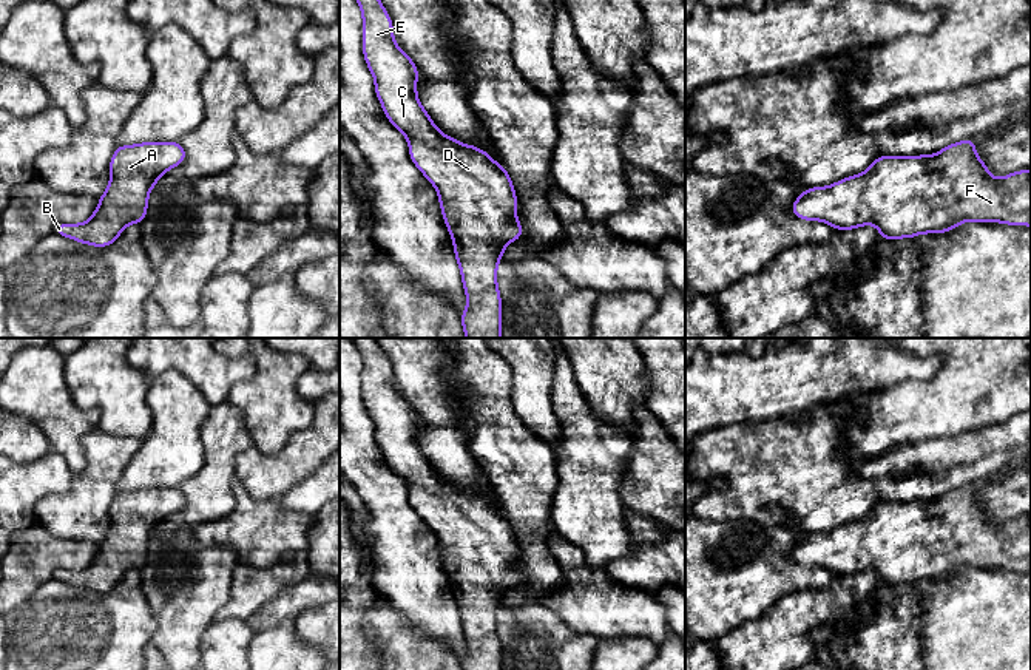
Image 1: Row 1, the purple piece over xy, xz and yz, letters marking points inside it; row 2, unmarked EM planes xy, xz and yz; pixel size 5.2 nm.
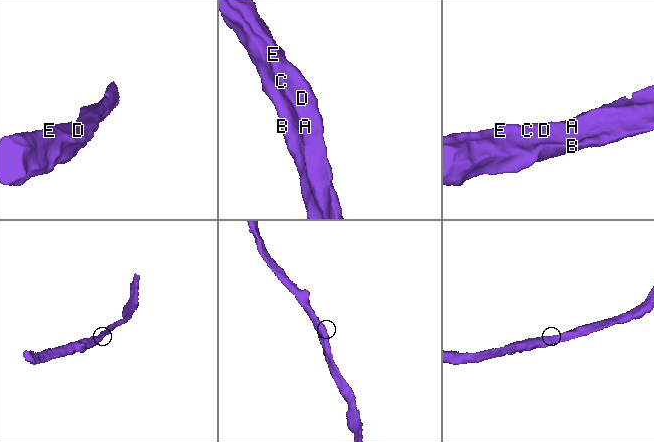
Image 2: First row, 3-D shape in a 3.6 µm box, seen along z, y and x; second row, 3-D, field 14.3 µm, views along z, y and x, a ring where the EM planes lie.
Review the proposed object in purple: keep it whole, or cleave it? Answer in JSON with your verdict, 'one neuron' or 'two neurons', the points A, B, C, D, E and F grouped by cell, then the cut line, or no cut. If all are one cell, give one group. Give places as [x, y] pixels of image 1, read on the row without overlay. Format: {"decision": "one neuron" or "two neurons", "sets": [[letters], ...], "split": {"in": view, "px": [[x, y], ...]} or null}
{"decision": "one neuron", "sets": [["A", "B", "C", "D", "E", "F"]], "split": null}

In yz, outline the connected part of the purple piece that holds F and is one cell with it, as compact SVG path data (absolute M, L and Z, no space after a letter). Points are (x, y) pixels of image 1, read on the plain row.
M975 483L963 485L932 502L880 502L861 520L806 534L790 557L804 567L823 567L835 576L874 570L887 588L921 579L946 579L966 567L1031 573L1031 516L994 525L974 489Z

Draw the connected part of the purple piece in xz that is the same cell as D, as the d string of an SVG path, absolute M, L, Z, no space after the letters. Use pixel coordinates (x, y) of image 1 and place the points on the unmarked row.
M352 338L363 360L363 401L375 426L375 440L389 468L409 488L409 503L437 534L443 567L454 588L455 605L468 651L461 670L502 670L497 610L505 593L523 582L517 567L517 542L508 516L480 492L461 489L441 479L417 443L420 420L411 403L394 386L392 364L375 338Z

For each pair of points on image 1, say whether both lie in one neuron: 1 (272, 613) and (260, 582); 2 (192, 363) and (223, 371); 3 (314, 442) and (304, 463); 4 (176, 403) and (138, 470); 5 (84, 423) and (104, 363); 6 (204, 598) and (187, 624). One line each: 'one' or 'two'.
1: two
2: one
3: one
4: one
5: two
6: one

